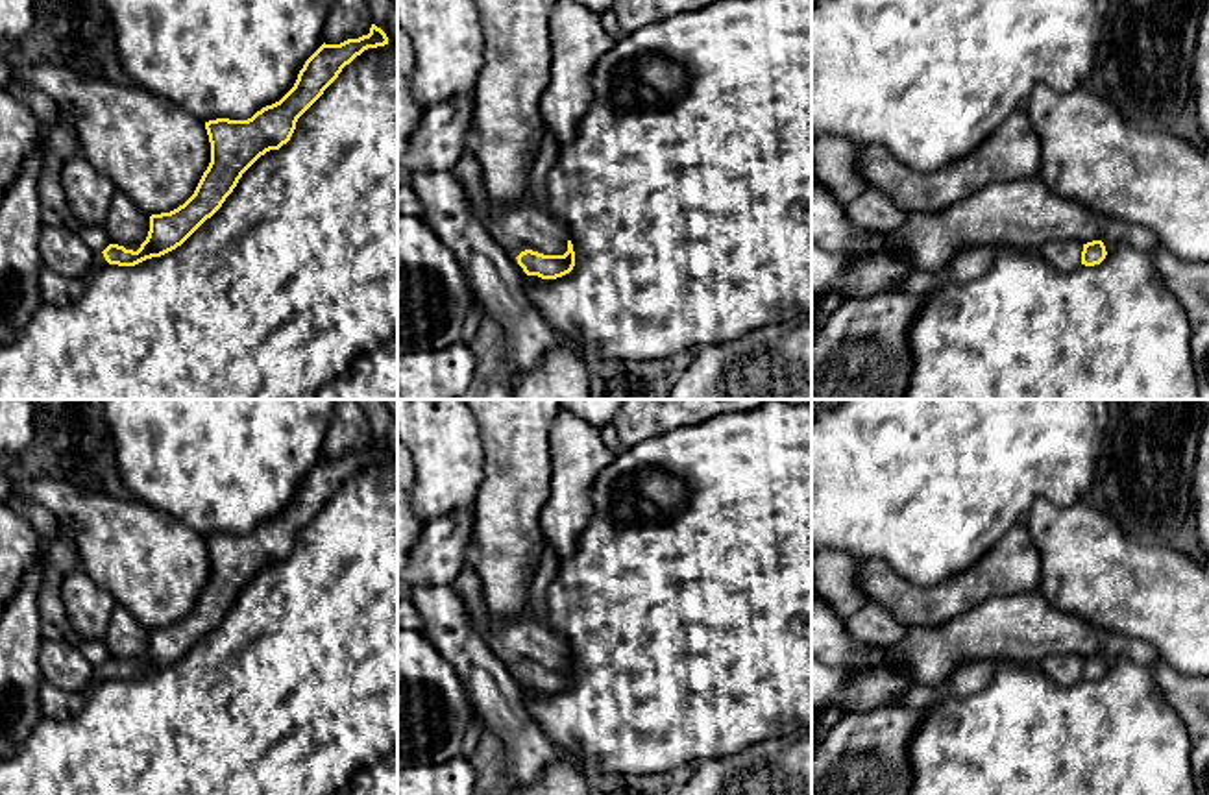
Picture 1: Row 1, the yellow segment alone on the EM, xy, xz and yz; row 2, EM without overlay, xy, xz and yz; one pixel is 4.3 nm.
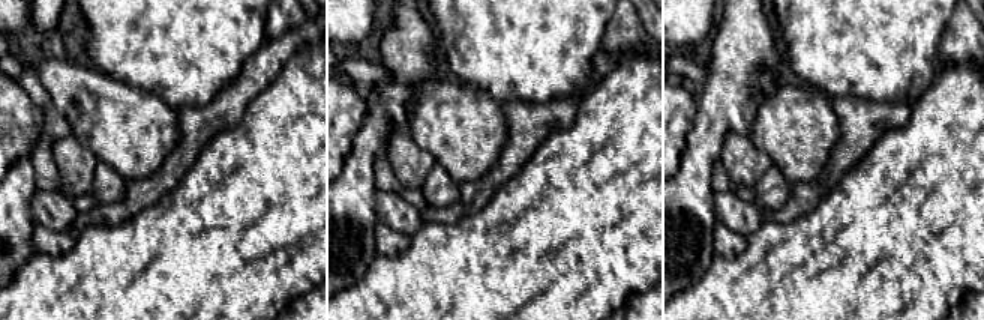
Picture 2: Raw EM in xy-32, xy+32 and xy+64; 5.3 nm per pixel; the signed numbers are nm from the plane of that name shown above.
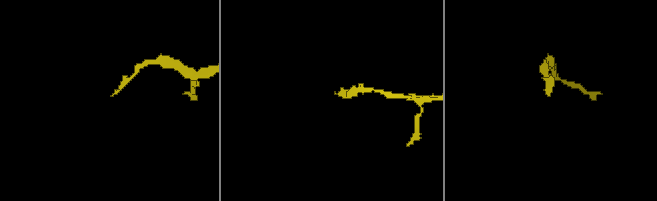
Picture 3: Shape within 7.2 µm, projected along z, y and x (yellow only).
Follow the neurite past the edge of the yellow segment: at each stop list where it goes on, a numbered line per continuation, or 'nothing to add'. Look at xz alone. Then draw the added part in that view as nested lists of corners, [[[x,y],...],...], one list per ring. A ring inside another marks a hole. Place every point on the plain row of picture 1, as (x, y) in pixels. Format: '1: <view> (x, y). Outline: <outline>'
1: xz (522, 640). Outline: [[[470,564],[455,579],[453,590],[466,603],[475,632],[510,671],[518,671],[525,664],[543,669],[568,666],[566,640],[538,623],[529,603],[518,618],[494,621],[482,599],[481,581]]]

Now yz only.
1: yz (1063, 670). Outline: [[[1050,654],[1037,666],[1052,682],[1070,686],[1081,680],[1083,658],[1078,654]]]

